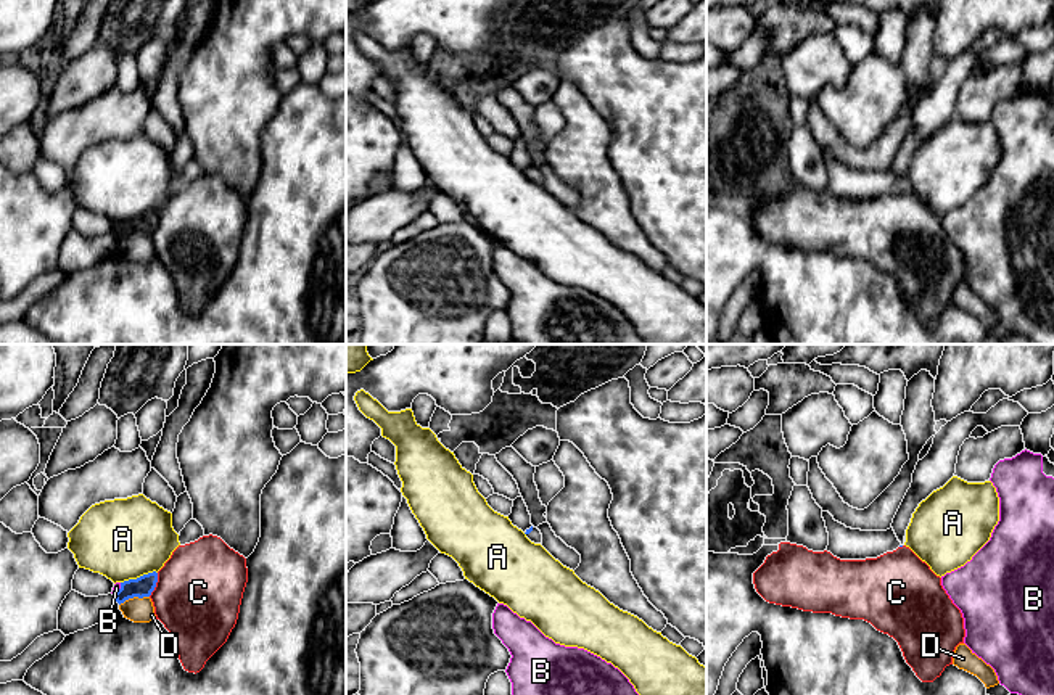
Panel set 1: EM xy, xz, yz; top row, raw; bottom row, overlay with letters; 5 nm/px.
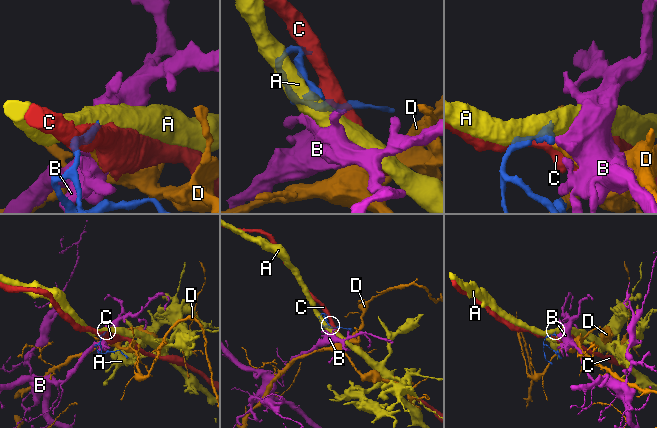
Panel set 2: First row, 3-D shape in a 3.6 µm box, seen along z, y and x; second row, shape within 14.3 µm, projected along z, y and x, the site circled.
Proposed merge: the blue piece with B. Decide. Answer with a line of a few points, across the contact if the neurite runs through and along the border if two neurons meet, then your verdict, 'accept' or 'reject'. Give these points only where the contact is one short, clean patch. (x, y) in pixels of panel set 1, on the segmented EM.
reject

